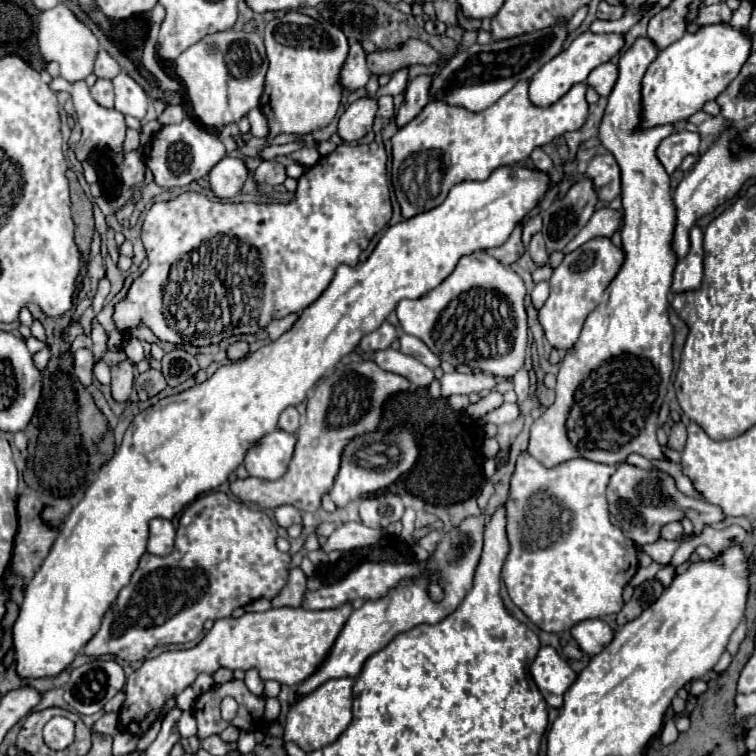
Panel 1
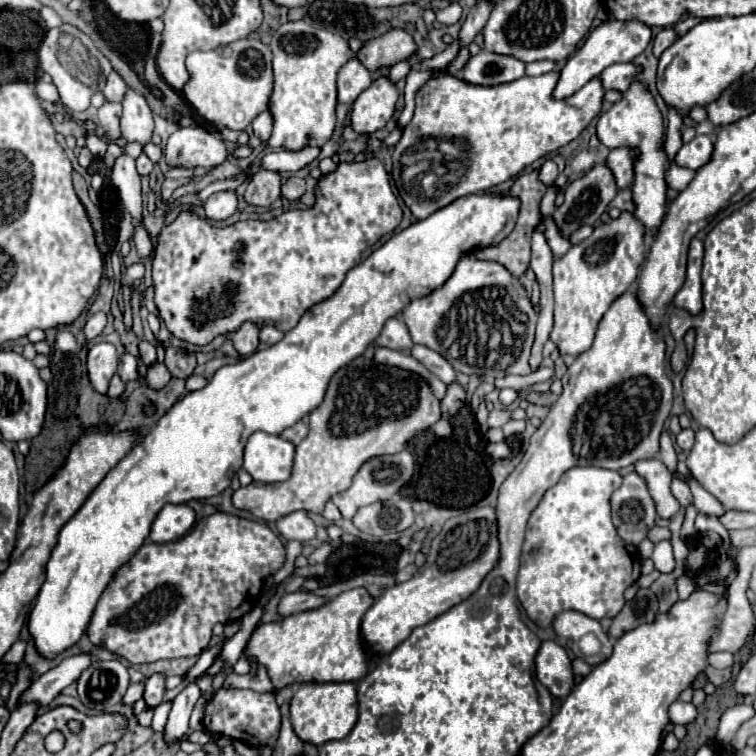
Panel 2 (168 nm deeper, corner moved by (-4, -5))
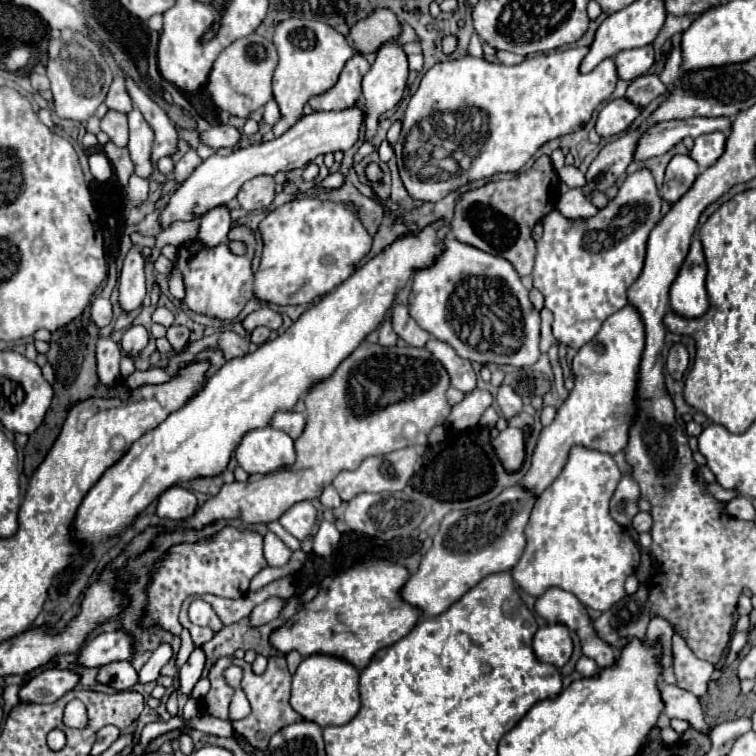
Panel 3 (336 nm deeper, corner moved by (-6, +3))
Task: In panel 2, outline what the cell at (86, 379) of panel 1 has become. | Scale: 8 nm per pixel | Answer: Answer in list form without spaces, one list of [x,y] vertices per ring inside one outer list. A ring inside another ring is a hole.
[[[99,342],[89,348],[87,354],[87,372],[93,388],[101,394],[107,392],[109,378],[116,374],[119,364],[116,348],[109,342]]]

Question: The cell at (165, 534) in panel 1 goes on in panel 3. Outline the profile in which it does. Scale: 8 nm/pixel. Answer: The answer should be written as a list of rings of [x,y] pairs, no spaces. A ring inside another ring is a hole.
[[[169,488],[161,494],[157,516],[167,520],[185,520],[197,510],[197,498],[185,488]]]

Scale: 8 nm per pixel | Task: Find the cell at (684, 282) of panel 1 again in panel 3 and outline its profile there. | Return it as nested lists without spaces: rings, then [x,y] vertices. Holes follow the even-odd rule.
[[[695,238],[691,242],[691,250],[681,264],[681,270],[671,284],[669,300],[671,310],[683,318],[699,318],[709,308],[709,296],[705,290],[705,276],[707,264],[703,256],[701,242]]]

